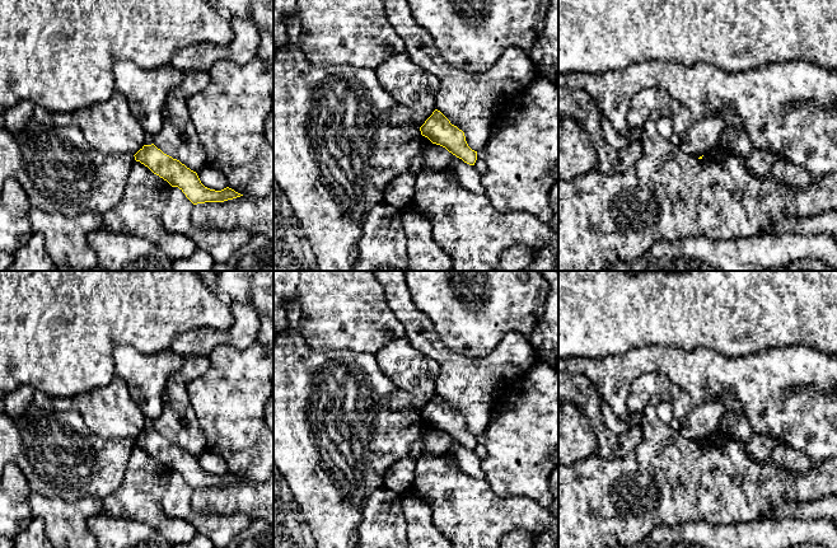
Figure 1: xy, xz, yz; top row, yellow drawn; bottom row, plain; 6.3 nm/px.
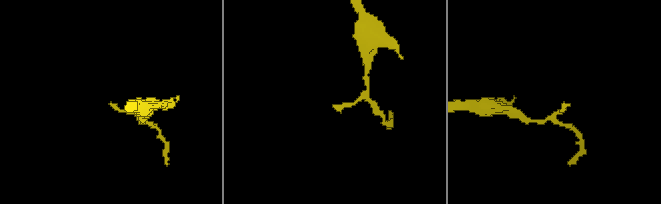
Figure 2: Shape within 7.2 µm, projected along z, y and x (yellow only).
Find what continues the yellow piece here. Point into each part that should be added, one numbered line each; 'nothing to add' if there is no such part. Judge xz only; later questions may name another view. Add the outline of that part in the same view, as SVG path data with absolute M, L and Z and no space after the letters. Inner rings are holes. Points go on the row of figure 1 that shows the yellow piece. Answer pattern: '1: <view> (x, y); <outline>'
nothing to add

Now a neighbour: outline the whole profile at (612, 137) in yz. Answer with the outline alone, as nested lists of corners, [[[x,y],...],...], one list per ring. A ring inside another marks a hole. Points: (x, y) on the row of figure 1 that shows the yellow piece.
[[[604,116],[600,117],[600,128],[603,131],[603,135],[607,142],[616,149],[622,149],[630,142],[628,139],[621,137],[616,132],[609,120],[605,118]]]

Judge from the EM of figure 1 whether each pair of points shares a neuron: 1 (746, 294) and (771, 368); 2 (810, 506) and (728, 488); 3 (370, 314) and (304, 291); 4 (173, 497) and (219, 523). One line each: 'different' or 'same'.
1: different
2: different
3: same
4: same

